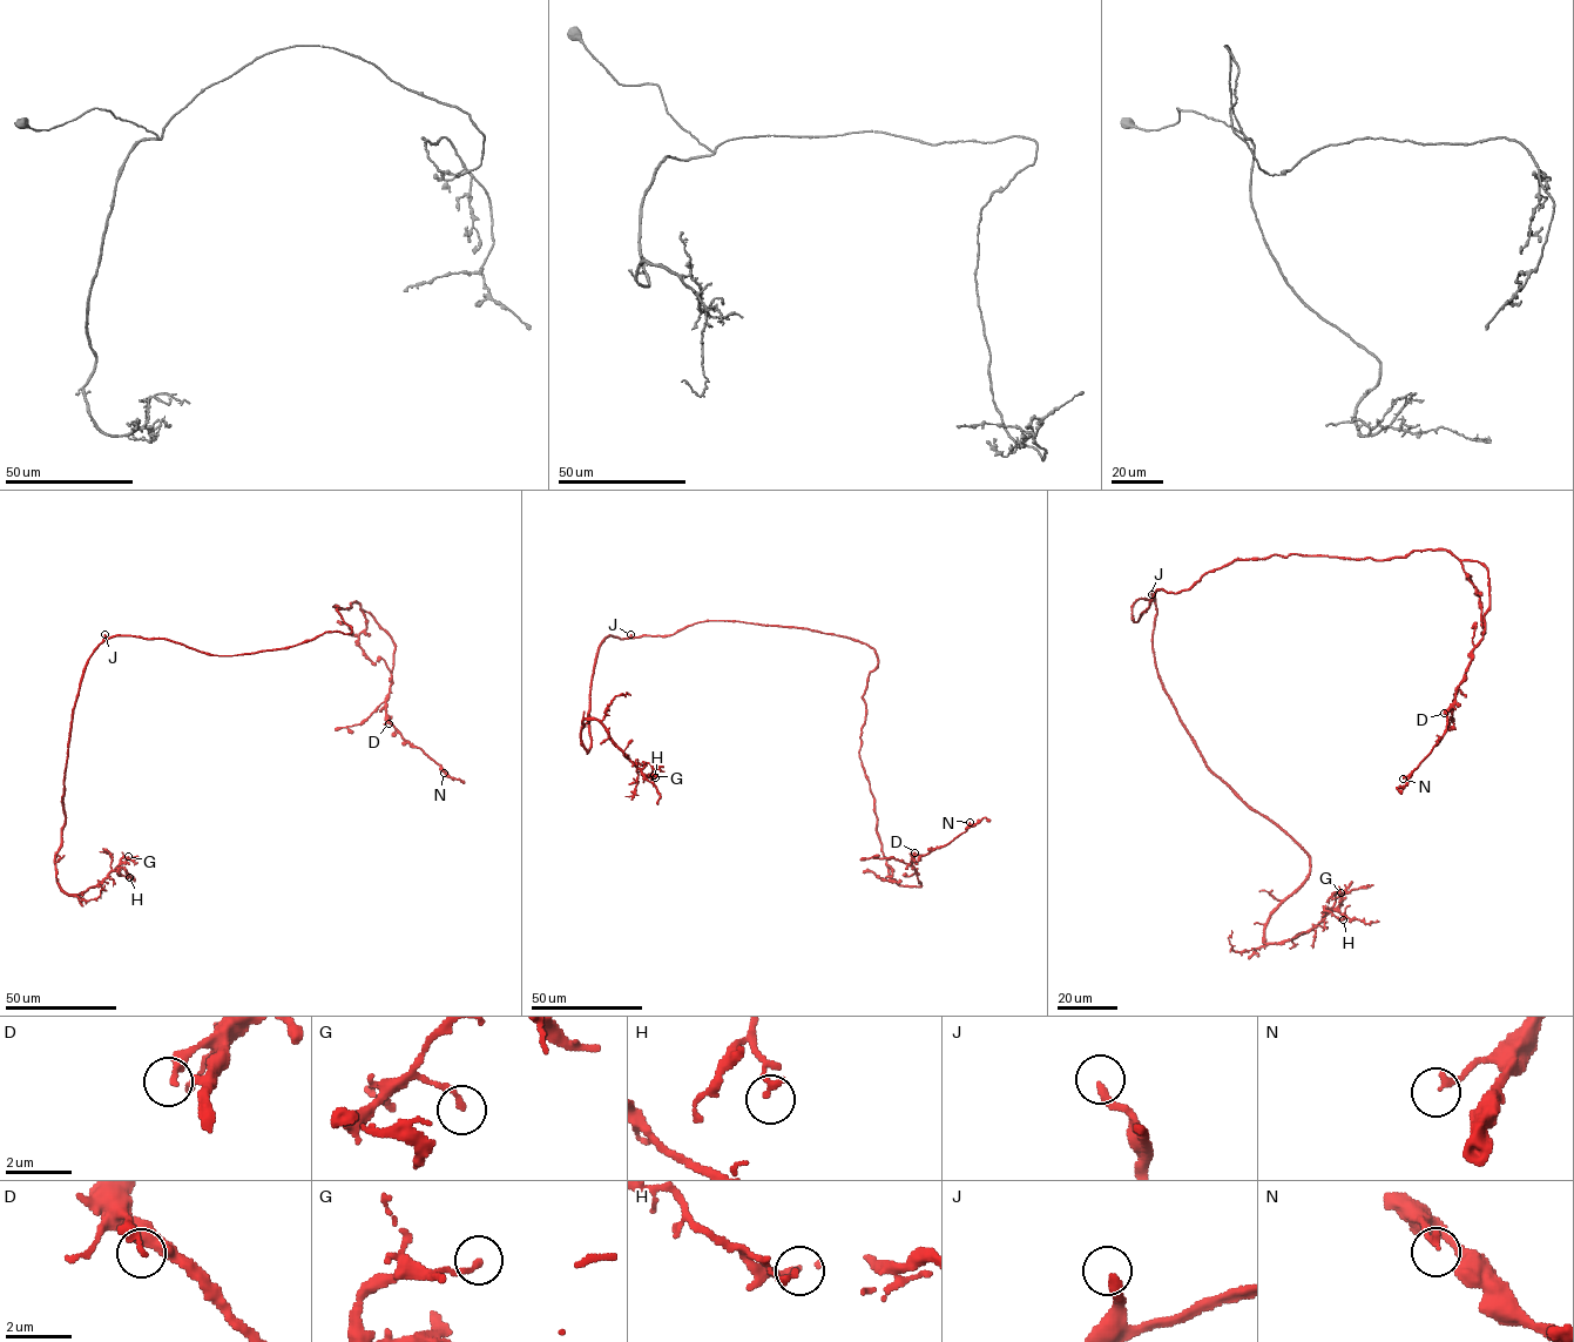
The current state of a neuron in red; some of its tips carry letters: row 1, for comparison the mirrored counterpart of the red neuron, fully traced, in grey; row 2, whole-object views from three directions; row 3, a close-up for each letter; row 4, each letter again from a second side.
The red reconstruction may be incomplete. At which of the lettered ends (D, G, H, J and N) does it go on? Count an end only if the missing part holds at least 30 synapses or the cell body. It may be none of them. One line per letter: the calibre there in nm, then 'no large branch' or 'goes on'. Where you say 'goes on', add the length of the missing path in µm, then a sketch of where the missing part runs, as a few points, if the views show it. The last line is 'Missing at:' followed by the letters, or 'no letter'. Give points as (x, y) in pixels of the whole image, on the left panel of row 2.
D: 320 nm | no large branch
G: 180 nm | no large branch
H: 190 nm | no large branch
J: 280 nm | goes on | 70 µm | (105, 634), (98, 627), (66, 625), (48, 616), (44, 628), (40, 622)
N: 190 nm | no large branch
Missing at: J

